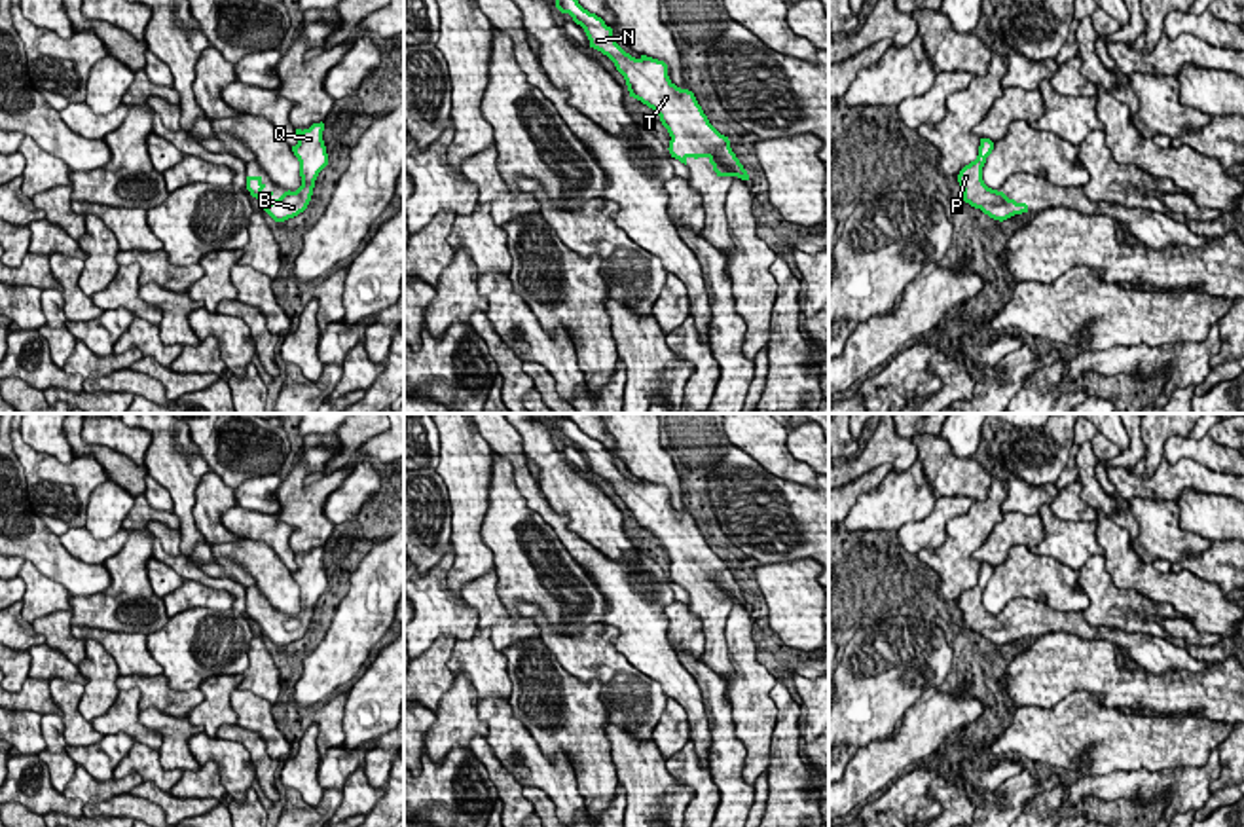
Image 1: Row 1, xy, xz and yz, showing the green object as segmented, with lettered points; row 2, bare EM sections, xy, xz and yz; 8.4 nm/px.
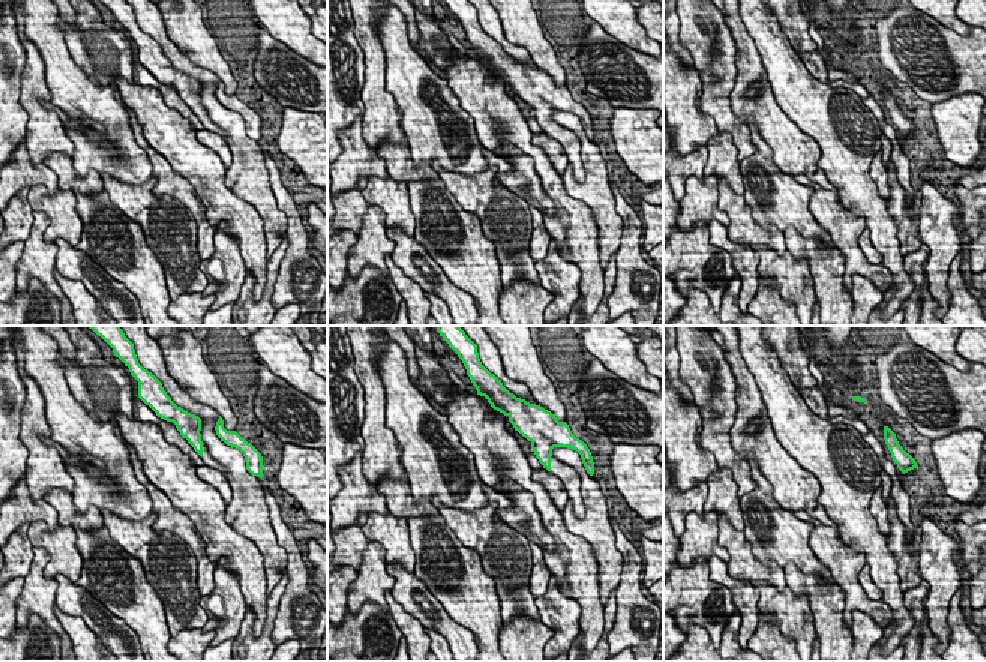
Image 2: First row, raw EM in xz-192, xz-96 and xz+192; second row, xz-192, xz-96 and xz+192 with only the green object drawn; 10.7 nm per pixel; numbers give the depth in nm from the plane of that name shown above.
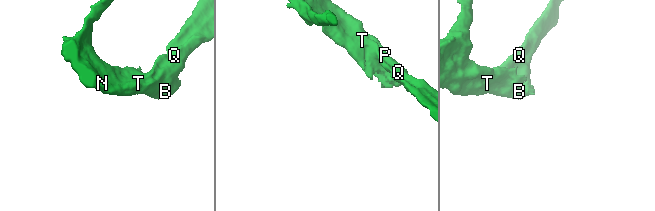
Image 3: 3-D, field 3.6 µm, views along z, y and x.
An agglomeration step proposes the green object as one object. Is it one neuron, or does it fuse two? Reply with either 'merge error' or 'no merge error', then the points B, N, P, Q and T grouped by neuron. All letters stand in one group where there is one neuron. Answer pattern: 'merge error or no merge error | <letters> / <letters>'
no merge error | B N P Q T

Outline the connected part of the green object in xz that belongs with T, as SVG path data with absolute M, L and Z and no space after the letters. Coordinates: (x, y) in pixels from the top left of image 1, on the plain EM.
M550 414L556 432L569 438L590 465L590 472L607 480L624 501L630 522L652 533L668 554L669 579L686 590L688 582L707 582L717 601L749 605L747 596L730 573L728 561L721 560L704 539L688 514L677 512L668 501L664 486L626 478L614 465L613 453L601 442L584 434L565 414Z

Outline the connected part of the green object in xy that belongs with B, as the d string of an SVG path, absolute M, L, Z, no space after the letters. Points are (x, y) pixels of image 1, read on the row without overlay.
M313 548L309 554L296 554L298 569L292 571L294 580L300 586L302 611L296 616L284 616L271 628L262 626L262 615L265 609L262 601L247 601L247 615L262 628L262 634L275 645L284 647L303 637L311 626L315 605L319 597L328 590L328 579L322 565L324 548Z

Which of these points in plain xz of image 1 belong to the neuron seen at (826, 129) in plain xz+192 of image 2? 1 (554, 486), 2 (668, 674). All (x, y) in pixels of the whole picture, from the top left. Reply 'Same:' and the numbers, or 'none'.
Same: 2

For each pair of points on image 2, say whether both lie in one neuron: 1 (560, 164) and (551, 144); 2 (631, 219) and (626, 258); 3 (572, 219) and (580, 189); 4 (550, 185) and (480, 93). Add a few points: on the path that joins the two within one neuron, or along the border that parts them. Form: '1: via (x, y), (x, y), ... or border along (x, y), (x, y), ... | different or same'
1: via (559, 159), (553, 149) | same
2: via (631, 228), (629, 249) | same
3: border along (560, 176), (565, 189), (590, 209), (598, 228) | different
4: via (542, 162), (500, 116) | same

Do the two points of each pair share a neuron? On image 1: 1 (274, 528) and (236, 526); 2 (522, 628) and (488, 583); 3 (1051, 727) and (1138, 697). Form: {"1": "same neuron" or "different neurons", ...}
{"1": "same neuron", "2": "same neuron", "3": "different neurons"}

